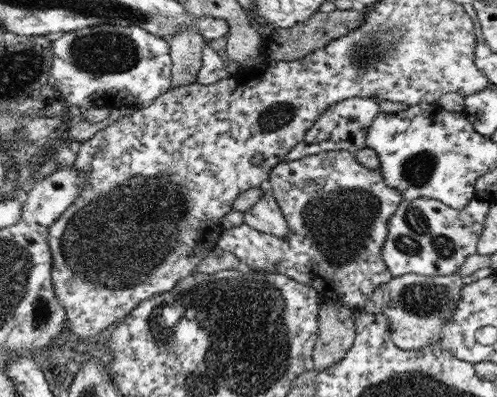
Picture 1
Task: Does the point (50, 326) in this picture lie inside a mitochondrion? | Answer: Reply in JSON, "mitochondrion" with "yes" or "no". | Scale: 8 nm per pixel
{"mitochondrion":"no"}

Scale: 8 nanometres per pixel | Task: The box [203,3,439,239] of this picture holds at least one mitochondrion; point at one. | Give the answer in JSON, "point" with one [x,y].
{"point":[371,50]}

